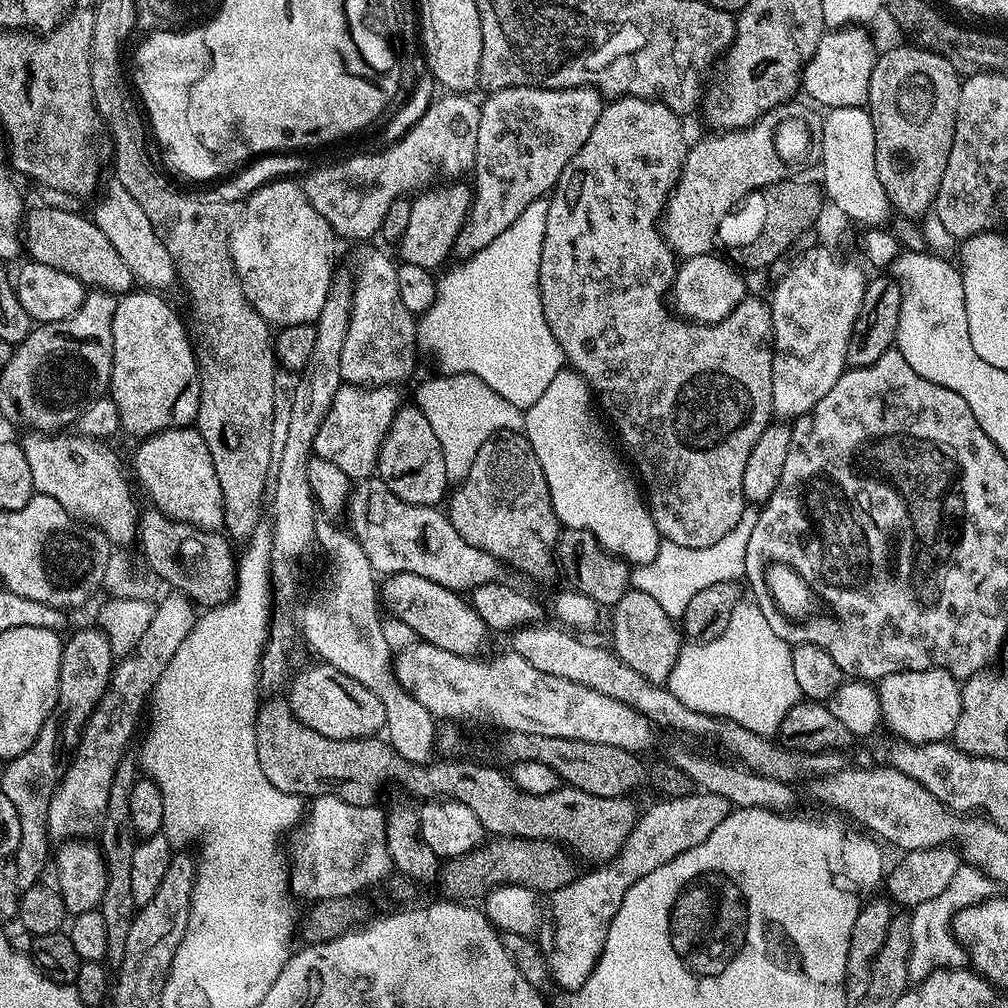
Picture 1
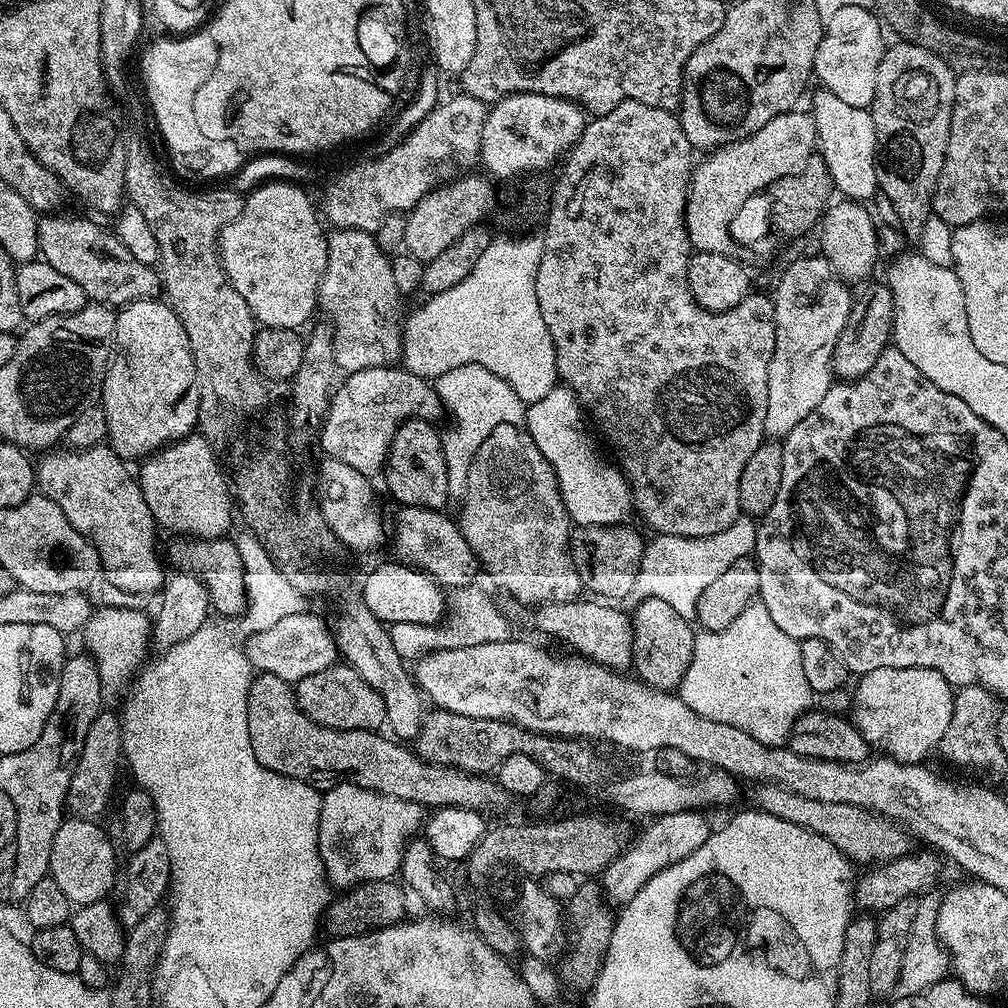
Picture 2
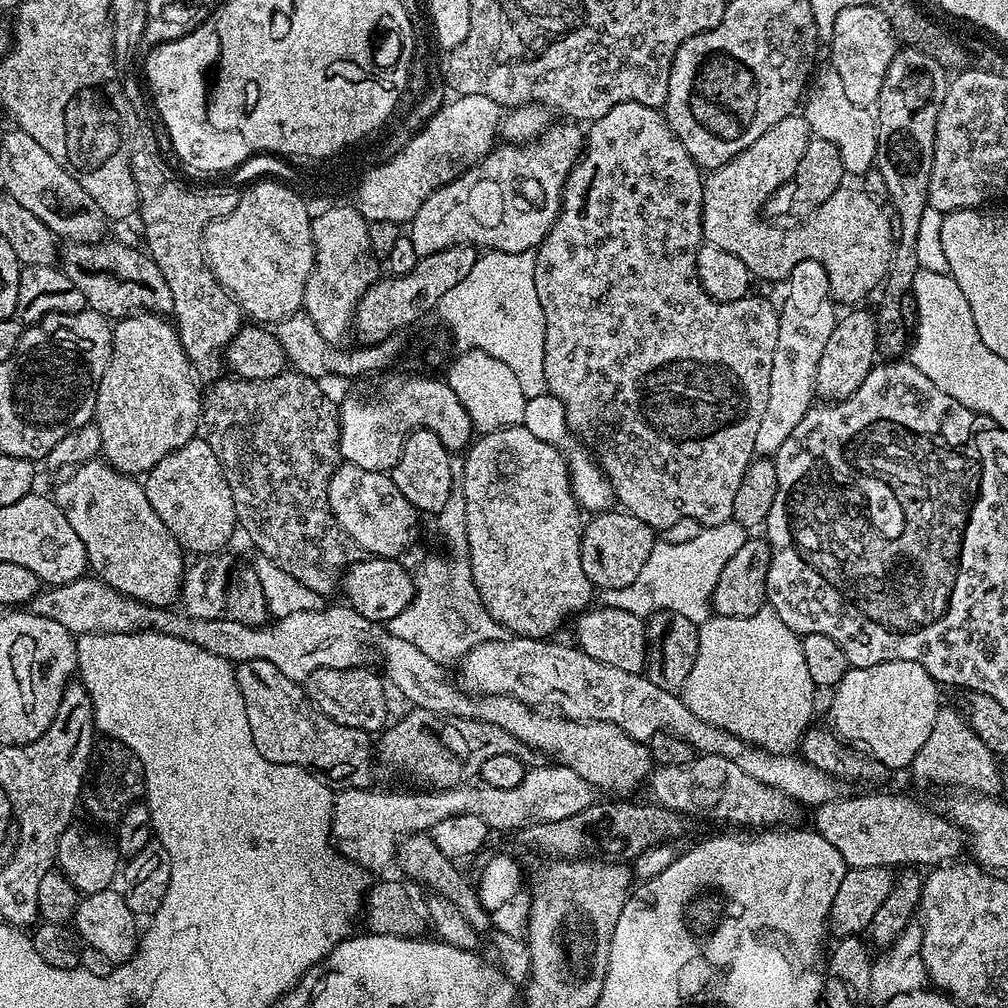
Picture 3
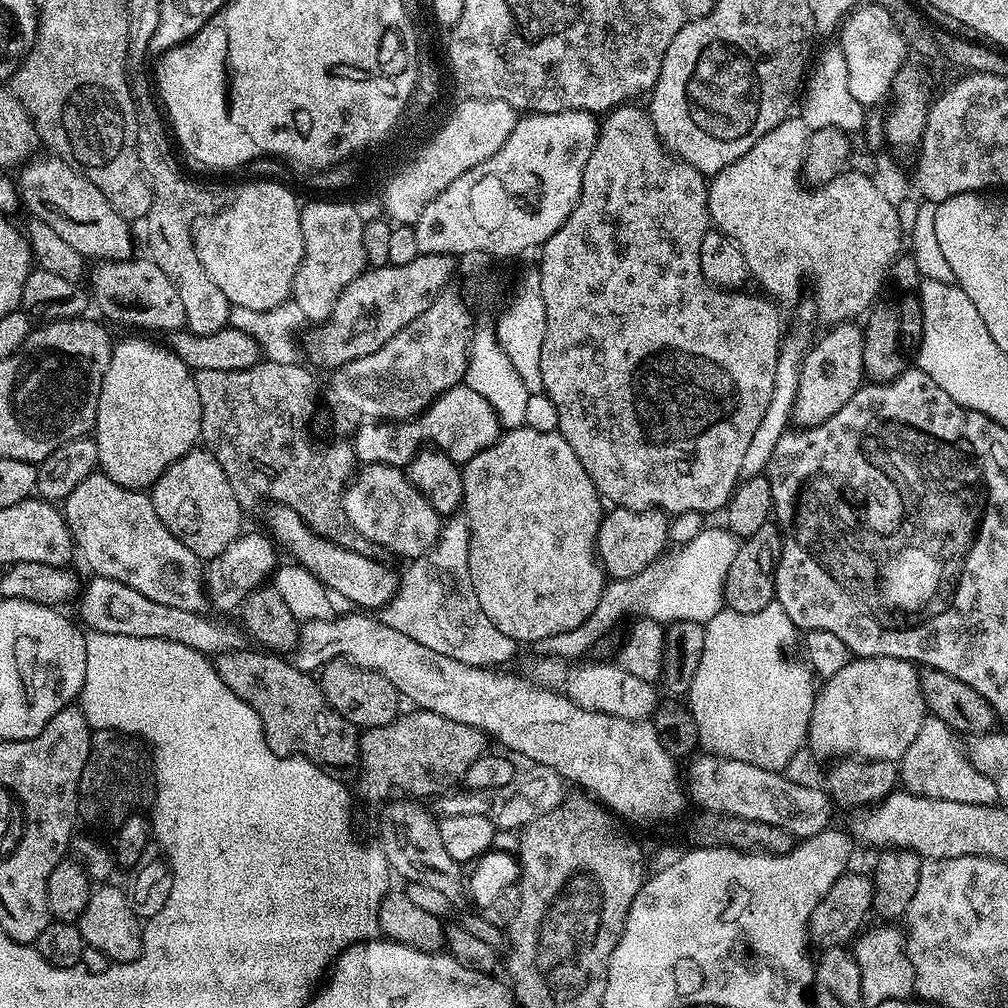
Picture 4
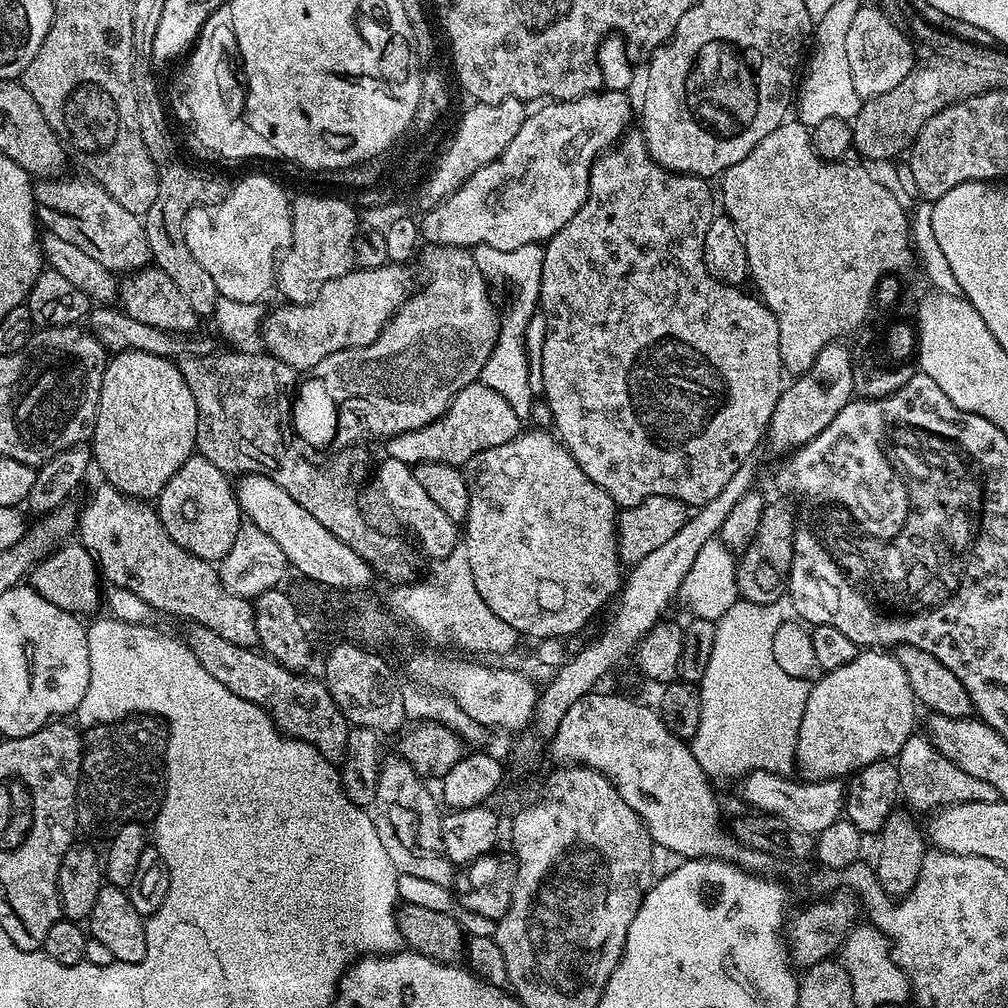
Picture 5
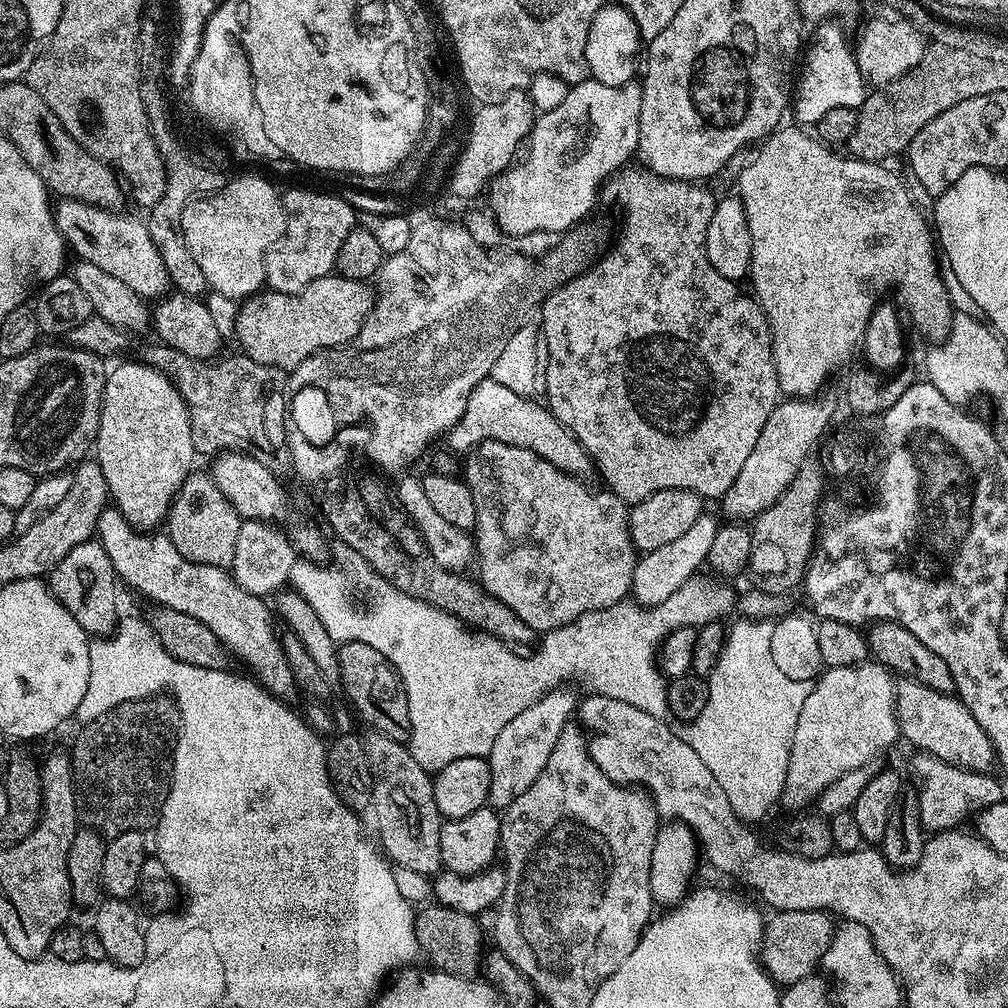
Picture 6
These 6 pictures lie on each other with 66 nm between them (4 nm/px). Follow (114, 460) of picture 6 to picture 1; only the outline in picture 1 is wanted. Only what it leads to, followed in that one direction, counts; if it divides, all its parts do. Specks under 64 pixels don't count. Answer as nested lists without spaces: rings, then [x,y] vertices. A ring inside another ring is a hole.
[[[133,290],[117,299],[112,323],[114,354],[112,355],[112,382],[110,395],[118,406],[121,429],[135,438],[153,436],[167,428],[186,428],[195,421],[200,405],[200,377],[198,356],[192,353],[188,332],[180,316],[163,300],[156,290]]]

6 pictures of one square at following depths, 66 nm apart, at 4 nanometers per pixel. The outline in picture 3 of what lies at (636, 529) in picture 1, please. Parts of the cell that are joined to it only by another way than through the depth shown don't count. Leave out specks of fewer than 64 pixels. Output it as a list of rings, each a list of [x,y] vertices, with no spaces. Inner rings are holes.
[[[550,394],[527,397],[522,427],[530,430],[530,434],[534,434],[534,438],[538,438],[542,442],[550,442],[555,448],[566,454],[572,492],[576,495],[576,500],[585,513],[607,512],[613,507],[612,487],[606,474],[596,463],[593,453],[581,446],[574,433],[568,429],[566,410],[562,406],[562,402],[558,402],[558,398],[554,398]]]

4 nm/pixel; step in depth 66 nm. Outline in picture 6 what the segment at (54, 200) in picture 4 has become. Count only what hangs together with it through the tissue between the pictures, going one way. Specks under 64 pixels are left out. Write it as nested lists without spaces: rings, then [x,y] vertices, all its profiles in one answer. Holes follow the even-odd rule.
[[[64,198],[59,203],[54,208],[56,225],[64,235],[67,247],[71,251],[73,248],[79,259],[94,262],[94,266],[106,270],[106,274],[113,278],[119,278],[142,298],[163,298],[169,295],[172,283],[166,274],[162,254],[158,254],[158,246],[154,246],[154,238],[150,238],[150,230],[141,217],[139,220],[136,216],[123,216],[123,211],[100,208],[81,200]]]

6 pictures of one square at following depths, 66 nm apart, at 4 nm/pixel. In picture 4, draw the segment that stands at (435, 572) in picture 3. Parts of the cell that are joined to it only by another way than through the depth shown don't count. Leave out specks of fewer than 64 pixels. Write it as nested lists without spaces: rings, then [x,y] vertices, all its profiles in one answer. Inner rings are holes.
[[[463,511],[453,512],[441,523],[440,536],[436,545],[417,560],[407,565],[404,576],[399,577],[394,598],[385,608],[379,609],[378,618],[386,626],[406,634],[406,638],[414,638],[414,642],[422,642],[422,646],[435,650],[437,654],[446,654],[446,658],[454,658],[458,662],[466,662],[475,668],[504,666],[518,649],[517,641],[510,639],[486,614],[482,614],[482,606],[478,606],[478,594],[474,594],[474,586],[470,582],[470,526]]]

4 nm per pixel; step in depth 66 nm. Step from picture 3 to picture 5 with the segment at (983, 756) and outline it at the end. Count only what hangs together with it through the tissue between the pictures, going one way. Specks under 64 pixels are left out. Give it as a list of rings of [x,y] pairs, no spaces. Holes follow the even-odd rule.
[[[913,734],[910,738],[906,738],[906,746],[902,746],[894,763],[898,770],[903,799],[908,799],[913,804],[911,805],[913,809],[921,808],[925,814],[947,808],[949,804],[997,799],[994,786],[990,786],[990,782],[982,782],[982,778],[973,778],[971,774],[966,774],[966,770],[962,770],[954,762],[950,762],[950,758],[943,756],[927,735]]]

